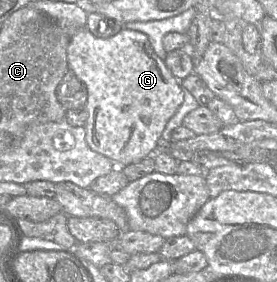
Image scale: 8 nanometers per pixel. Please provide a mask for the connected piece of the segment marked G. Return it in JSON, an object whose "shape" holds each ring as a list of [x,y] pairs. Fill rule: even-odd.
{"shape":[[[82,28],[71,37],[67,48],[67,57],[69,69],[72,70],[77,78],[87,87],[88,97],[85,108],[88,112],[88,118],[84,127],[86,130],[85,140],[88,146],[93,151],[109,158],[119,167],[137,163],[146,157],[152,156],[158,149],[158,139],[160,138],[167,122],[176,113],[180,105],[183,103],[184,94],[180,81],[178,81],[171,74],[171,72],[165,66],[164,61],[162,61],[155,54],[147,35],[139,31],[123,28],[114,36],[111,36],[109,38],[98,38],[94,36],[89,31],[89,29]]]}

